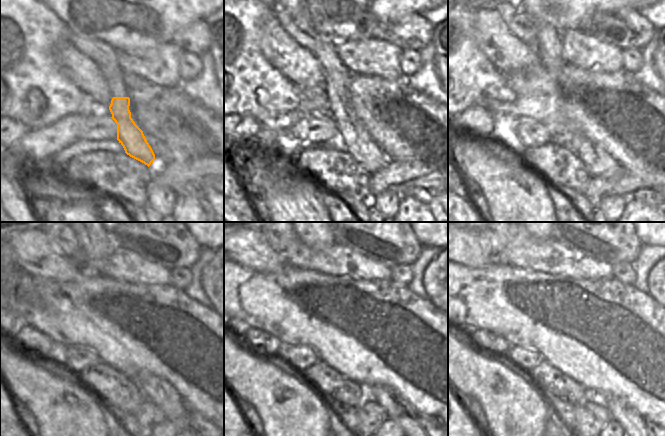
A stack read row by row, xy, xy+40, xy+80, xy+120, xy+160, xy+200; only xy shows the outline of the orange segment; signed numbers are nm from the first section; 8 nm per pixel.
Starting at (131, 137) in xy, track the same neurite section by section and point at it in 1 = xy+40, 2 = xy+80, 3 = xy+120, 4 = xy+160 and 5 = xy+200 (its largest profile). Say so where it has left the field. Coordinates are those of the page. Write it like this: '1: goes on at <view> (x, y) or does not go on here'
1: goes on at xy+40 (355, 140)
2: goes on at xy+80 (598, 162)
3: goes on at xy+120 (155, 389)
4: goes on at xy+160 (398, 409)
5: goes on at xy+200 (634, 425)

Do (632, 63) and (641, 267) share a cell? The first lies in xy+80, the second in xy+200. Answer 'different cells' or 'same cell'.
different cells

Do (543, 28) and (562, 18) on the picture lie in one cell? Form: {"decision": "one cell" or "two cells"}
{"decision": "two cells"}

